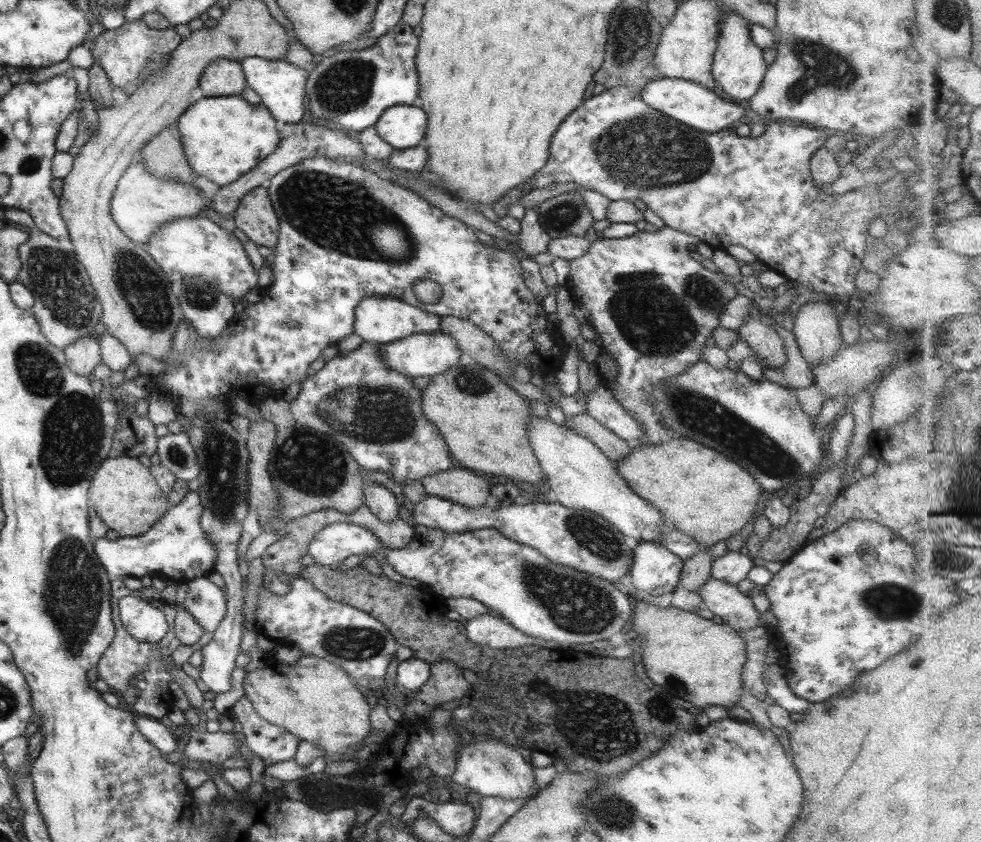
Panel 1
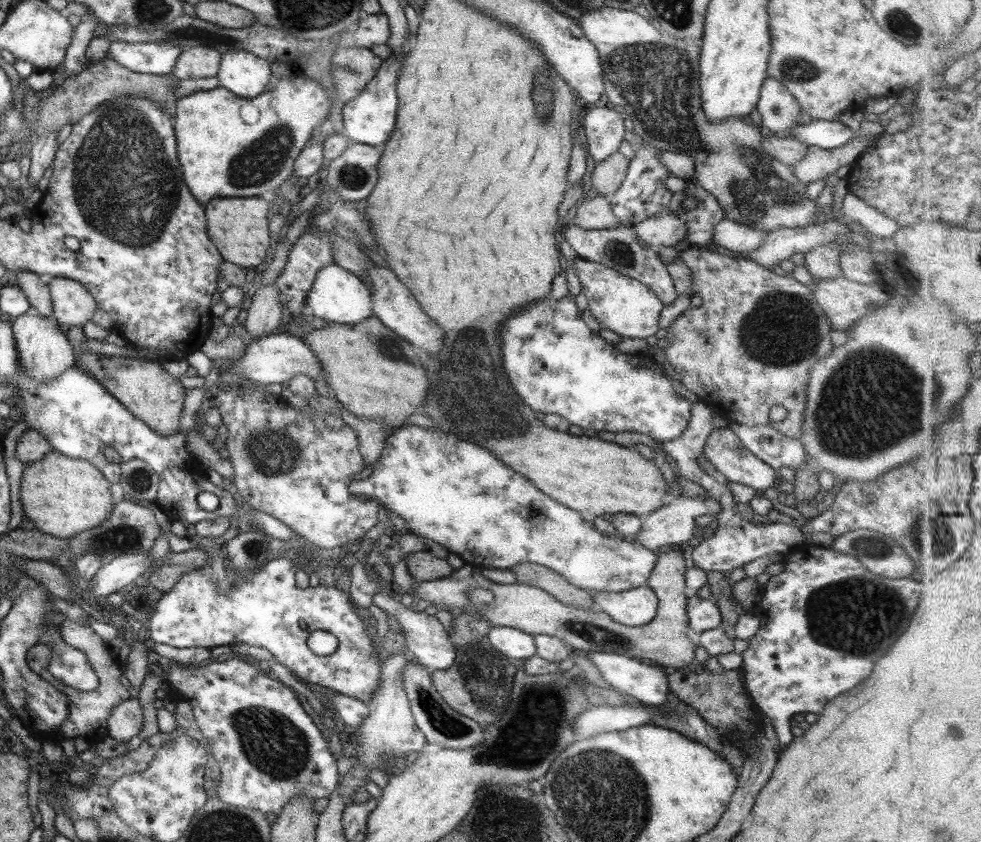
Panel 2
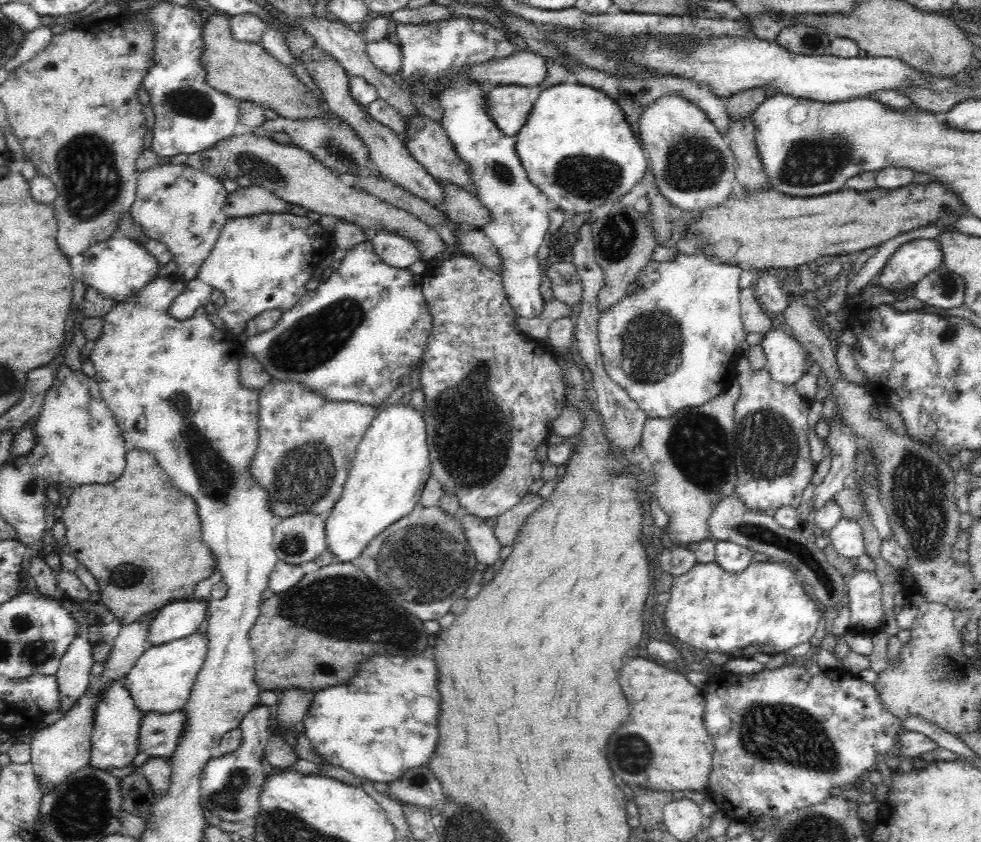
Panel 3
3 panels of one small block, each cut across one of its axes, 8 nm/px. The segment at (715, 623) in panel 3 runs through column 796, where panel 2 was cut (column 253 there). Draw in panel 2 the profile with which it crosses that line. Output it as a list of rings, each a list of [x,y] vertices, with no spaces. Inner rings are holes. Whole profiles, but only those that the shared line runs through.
[[[277,558],[276,560],[267,562],[264,566],[262,566],[261,570],[257,570],[257,572],[246,573],[244,575],[244,579],[238,581],[236,585],[231,584],[230,590],[226,593],[217,591],[216,586],[212,583],[212,581],[210,581],[210,571],[207,569],[197,569],[189,572],[183,572],[182,575],[178,577],[177,583],[175,583],[175,585],[173,585],[167,593],[163,593],[162,597],[157,602],[149,621],[149,638],[151,638],[153,642],[157,642],[157,644],[167,644],[167,646],[173,646],[173,648],[193,648],[193,646],[203,646],[203,648],[210,650],[215,646],[233,646],[233,643],[236,642],[245,642],[250,646],[259,646],[259,648],[265,648],[265,650],[271,654],[273,659],[289,670],[293,676],[299,676],[299,678],[307,680],[310,684],[324,686],[325,688],[335,690],[335,692],[338,692],[339,694],[353,697],[358,701],[368,702],[372,692],[378,687],[381,662],[379,662],[376,652],[373,651],[376,648],[376,644],[371,644],[371,640],[365,633],[367,619],[365,616],[357,616],[353,613],[354,605],[349,599],[349,596],[345,595],[342,591],[339,591],[336,587],[318,585],[315,588],[308,587],[304,590],[297,588],[293,580],[293,574],[296,570],[295,561],[285,560],[285,558]],[[314,630],[324,630],[325,632],[329,632],[329,634],[333,634],[333,636],[335,636],[338,640],[338,645],[333,654],[329,654],[329,656],[315,656],[315,654],[309,650],[306,640],[309,633]]]

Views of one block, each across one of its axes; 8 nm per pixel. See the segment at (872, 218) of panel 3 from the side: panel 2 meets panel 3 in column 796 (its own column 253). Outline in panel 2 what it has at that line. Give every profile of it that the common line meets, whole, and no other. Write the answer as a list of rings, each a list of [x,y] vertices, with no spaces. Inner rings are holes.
[[[245,197],[243,200],[209,200],[209,204],[205,206],[207,234],[215,242],[215,248],[225,260],[243,269],[261,264],[269,248],[267,202],[261,198],[263,197]]]

